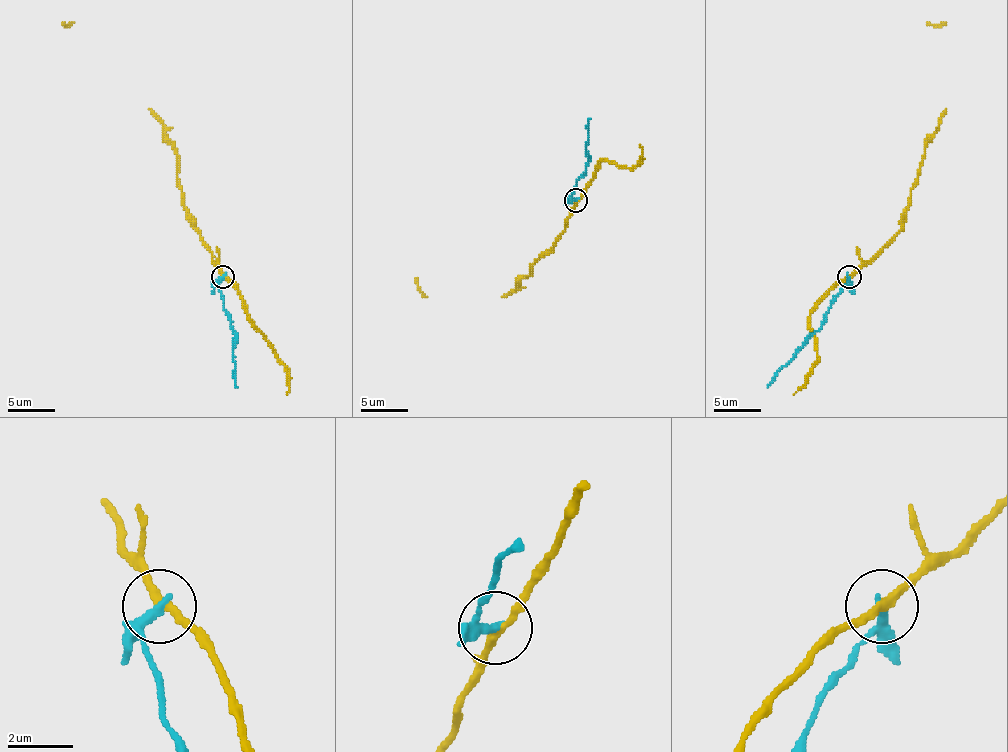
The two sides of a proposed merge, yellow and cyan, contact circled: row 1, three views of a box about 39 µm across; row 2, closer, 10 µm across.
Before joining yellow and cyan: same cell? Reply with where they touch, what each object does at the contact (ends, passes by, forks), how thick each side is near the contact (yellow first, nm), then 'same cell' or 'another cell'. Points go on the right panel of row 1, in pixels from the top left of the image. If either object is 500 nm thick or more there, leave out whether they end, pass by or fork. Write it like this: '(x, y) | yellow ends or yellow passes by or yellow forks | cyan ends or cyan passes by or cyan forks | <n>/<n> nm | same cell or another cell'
(849, 277) | yellow passes by | cyan passes by | 240/240 nm | another cell

